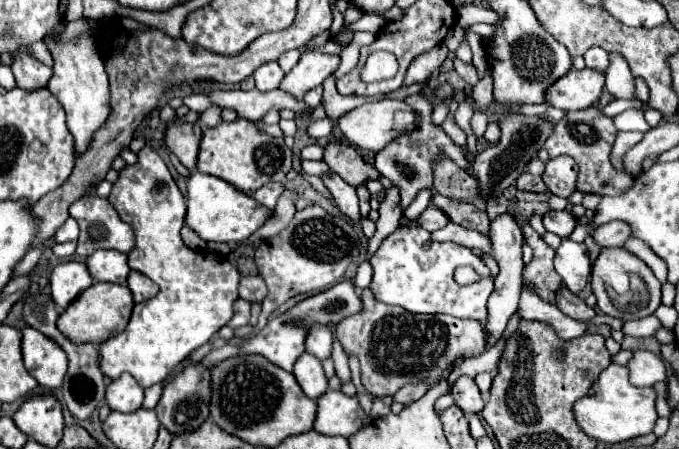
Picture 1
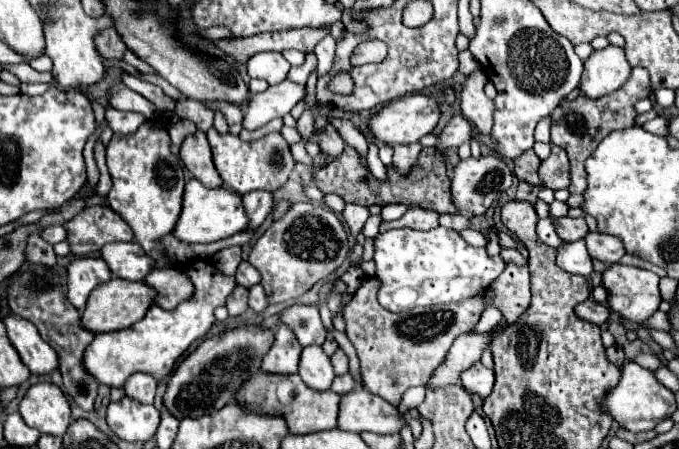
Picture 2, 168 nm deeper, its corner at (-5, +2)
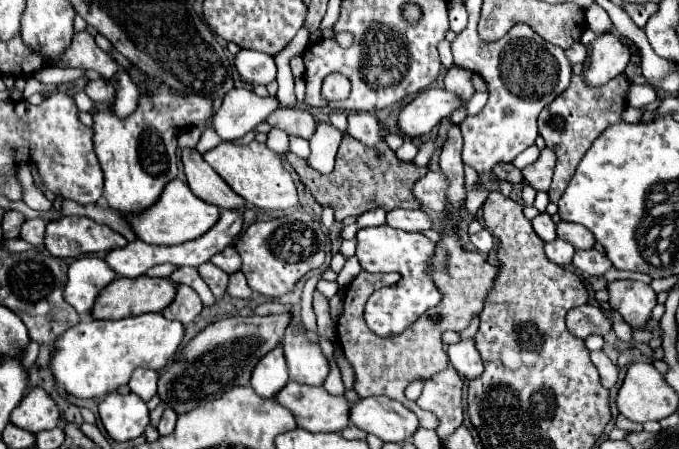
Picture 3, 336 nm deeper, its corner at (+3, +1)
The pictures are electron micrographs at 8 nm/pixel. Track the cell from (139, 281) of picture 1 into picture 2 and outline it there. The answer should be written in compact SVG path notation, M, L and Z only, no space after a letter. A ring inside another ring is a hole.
M175 268L173 270L151 270L145 278L145 284L157 292L155 304L165 310L173 310L179 302L189 300L193 292L193 284L189 282L189 278L179 274Z

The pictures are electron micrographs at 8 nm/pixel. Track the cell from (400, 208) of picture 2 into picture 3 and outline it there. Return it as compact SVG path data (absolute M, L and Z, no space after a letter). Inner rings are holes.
M375 207L373 211L363 213L357 219L357 223L359 223L359 227L377 227L377 225L383 225L385 223L385 209L383 207Z

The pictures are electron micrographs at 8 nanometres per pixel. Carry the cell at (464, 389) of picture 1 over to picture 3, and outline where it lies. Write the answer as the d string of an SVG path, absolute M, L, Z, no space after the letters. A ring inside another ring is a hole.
M473 337L471 339L461 339L455 345L449 345L447 355L449 355L451 365L457 367L457 371L467 379L473 379L473 377L483 373L481 355L479 355L479 351L475 347L475 339Z

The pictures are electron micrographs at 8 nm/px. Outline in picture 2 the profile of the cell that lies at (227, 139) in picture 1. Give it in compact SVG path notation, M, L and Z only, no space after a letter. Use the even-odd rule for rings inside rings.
M209 128L207 138L213 150L215 168L219 176L223 178L223 184L239 194L247 194L251 190L273 190L275 192L287 182L287 178L291 176L295 168L295 160L291 158L293 154L289 150L289 144L279 132L271 132L259 140L245 142L231 132L221 134L215 128Z

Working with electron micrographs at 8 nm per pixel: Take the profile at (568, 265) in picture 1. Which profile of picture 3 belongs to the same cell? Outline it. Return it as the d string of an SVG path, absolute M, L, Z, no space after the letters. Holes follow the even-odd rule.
M553 239L553 241L545 243L545 255L549 257L549 261L553 261L557 265L569 265L575 255L575 247L567 241Z

